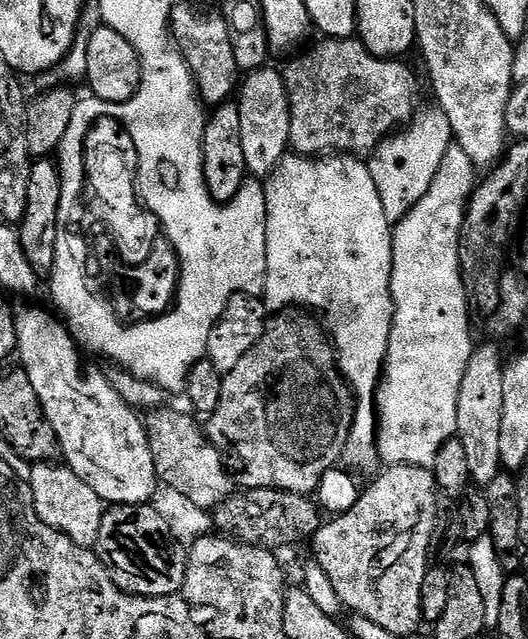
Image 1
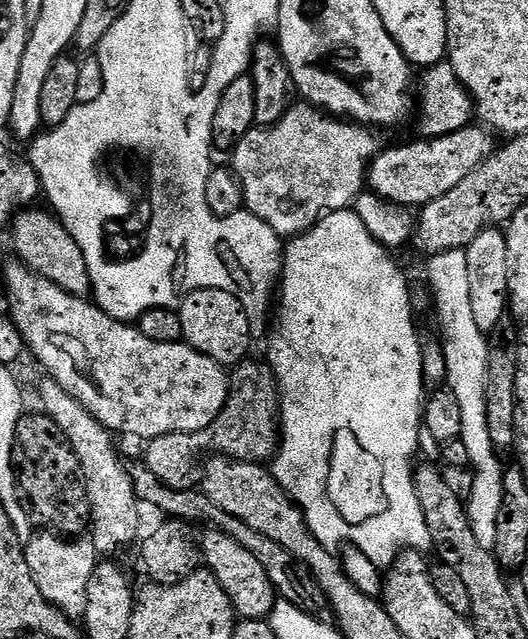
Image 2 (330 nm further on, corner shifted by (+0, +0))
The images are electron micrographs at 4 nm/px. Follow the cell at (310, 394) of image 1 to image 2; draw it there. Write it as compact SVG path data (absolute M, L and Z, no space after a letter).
M244 362L231 373L226 406L218 418L210 422L210 426L197 432L162 434L147 441L145 448L148 449L144 452L142 463L163 484L186 490L196 488L201 483L202 461L209 454L229 456L231 460L245 460L251 464L264 464L275 457L279 446L280 389L276 387L276 375L267 363Z

